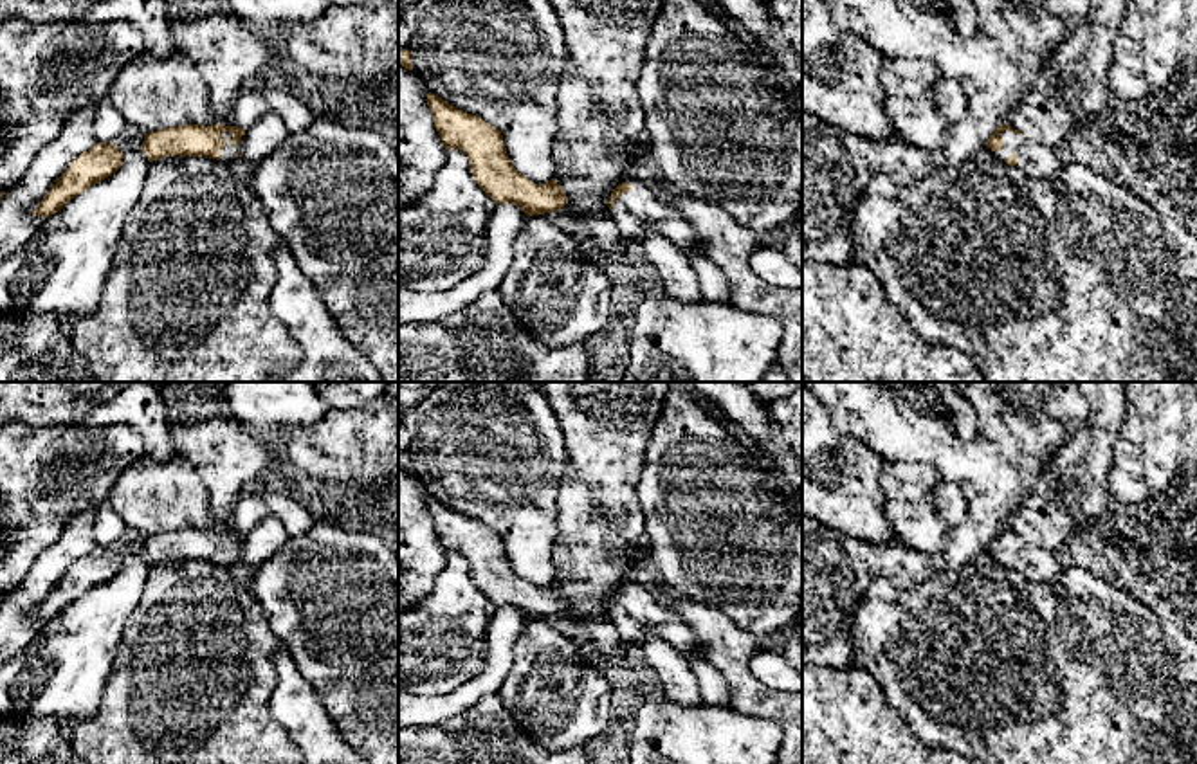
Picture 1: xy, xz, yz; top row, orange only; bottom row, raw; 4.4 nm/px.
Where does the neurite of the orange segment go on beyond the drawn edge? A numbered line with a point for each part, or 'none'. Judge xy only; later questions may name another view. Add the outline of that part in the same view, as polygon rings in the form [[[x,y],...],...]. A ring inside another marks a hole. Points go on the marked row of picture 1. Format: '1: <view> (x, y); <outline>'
1: xy (228, 152); [[[224,132],[224,133],[220,133],[220,137],[229,141],[229,142],[220,150],[220,160],[222,160],[222,162],[231,162],[233,159],[236,159],[236,151],[238,151],[238,148],[231,142],[231,141],[233,141],[233,133],[231,133],[231,132]]]

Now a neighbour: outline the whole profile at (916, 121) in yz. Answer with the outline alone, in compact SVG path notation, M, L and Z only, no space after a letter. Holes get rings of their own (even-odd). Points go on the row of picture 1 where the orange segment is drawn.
M887 96L883 108L898 133L925 150L941 146L952 126L927 97Z

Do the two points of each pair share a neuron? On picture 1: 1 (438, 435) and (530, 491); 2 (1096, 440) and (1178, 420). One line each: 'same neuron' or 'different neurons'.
1: same neuron
2: different neurons

